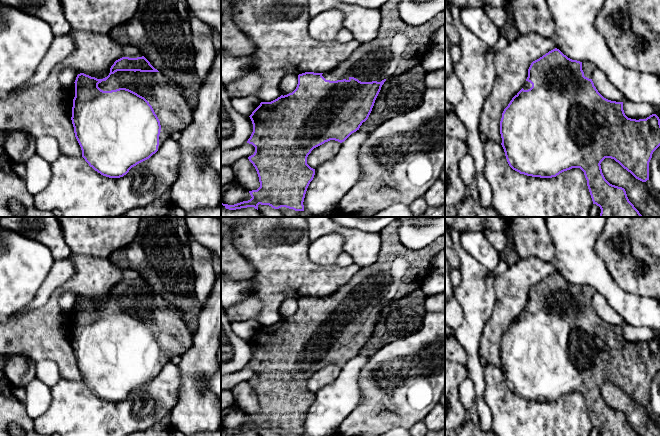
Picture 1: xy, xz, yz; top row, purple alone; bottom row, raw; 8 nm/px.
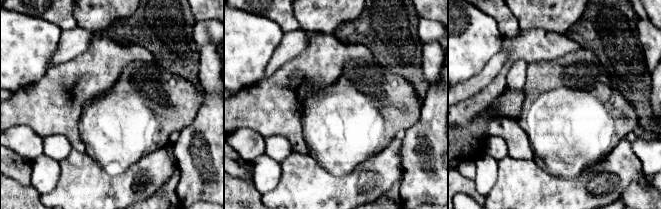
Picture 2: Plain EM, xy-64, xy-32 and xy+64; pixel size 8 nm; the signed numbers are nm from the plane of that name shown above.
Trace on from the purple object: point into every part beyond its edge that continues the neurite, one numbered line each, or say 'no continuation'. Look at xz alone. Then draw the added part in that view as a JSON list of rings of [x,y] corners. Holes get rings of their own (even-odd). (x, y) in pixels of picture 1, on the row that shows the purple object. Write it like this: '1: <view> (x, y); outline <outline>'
1: xz (398, 47); outline [[[399,0],[387,1],[379,9],[381,24],[376,38],[368,43],[359,44],[345,61],[332,71],[323,73],[322,76],[330,81],[349,80],[350,77],[354,77],[361,82],[381,82],[420,65],[429,50],[433,36],[445,24],[445,10],[423,25],[414,27],[406,24],[398,15],[398,5]]]

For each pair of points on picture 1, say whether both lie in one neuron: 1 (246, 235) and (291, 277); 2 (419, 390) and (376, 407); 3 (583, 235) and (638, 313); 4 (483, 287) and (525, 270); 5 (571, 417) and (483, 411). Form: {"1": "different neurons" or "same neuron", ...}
{"1": "same neuron", "2": "same neuron", "3": "same neuron", "4": "different neurons", "5": "different neurons"}

